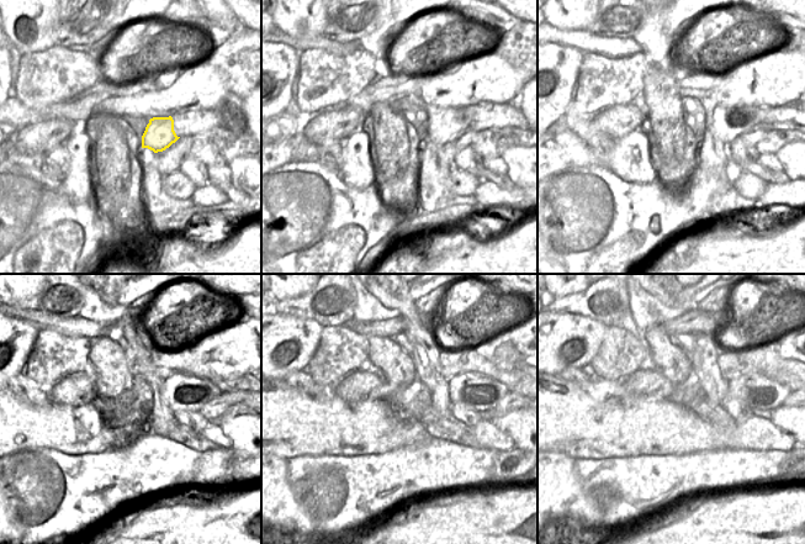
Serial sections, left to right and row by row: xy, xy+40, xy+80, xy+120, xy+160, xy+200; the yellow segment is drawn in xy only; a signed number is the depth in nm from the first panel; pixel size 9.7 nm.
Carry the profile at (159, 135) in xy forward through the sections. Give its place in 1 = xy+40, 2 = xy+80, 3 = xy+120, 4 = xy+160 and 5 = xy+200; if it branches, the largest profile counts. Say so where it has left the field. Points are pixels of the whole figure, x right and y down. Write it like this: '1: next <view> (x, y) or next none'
1: next xy+40 (445, 125)
2: next xy+80 (729, 122)
3: next xy+120 (180, 391)
4: next xy+160 (480, 392)
5: next xy+200 (758, 392)

